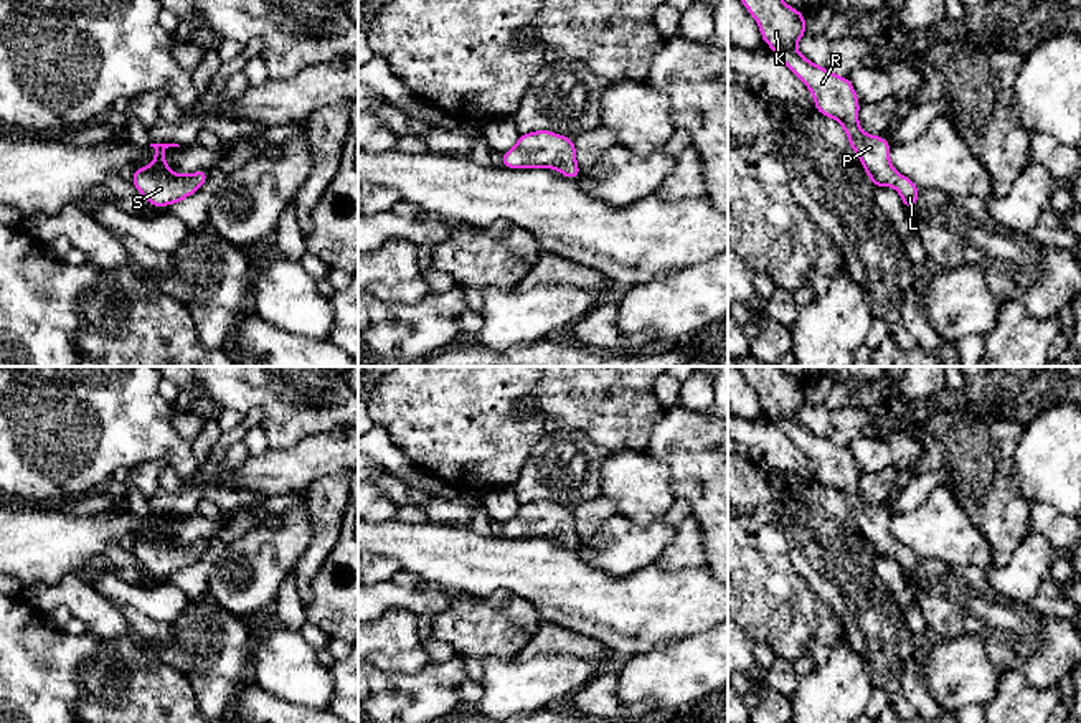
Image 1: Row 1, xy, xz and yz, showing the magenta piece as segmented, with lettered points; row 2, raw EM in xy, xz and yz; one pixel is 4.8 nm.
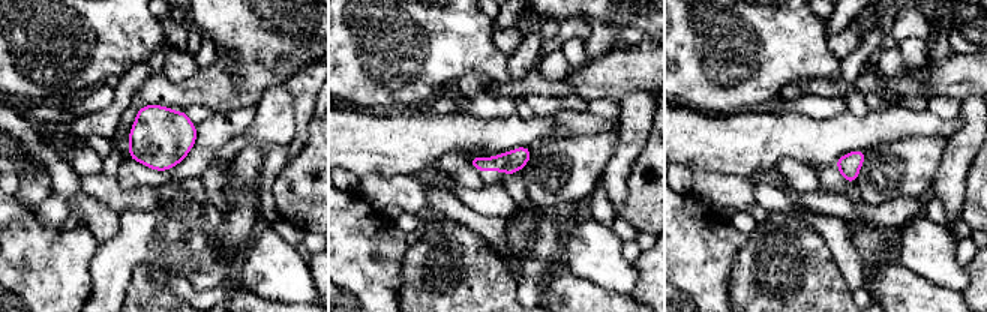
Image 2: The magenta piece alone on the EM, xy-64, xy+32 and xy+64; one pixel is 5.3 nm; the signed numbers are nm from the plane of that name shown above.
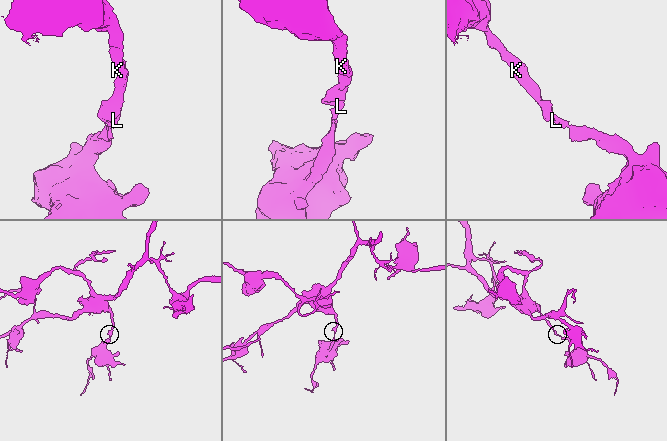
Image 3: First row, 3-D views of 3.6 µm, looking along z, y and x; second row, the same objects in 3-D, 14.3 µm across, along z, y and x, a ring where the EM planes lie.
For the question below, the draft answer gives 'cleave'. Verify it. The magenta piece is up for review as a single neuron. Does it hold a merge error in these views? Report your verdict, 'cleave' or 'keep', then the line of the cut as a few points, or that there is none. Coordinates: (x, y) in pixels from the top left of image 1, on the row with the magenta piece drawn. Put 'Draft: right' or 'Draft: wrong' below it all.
keep | no cut
Draft: wrong

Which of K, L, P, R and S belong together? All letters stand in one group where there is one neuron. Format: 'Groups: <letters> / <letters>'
Groups: K L P R S

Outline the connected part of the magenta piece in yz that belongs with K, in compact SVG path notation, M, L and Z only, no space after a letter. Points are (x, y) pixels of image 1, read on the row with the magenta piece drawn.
M782 0L741 2L758 21L762 41L810 89L817 112L842 124L873 187L895 187L904 206L914 210L919 188L891 167L891 144L860 129L860 102L850 79L814 64L795 50L795 43L805 35L805 17Z

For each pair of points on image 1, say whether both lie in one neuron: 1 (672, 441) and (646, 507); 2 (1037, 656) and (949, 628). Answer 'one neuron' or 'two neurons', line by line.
1: two neurons
2: one neuron

